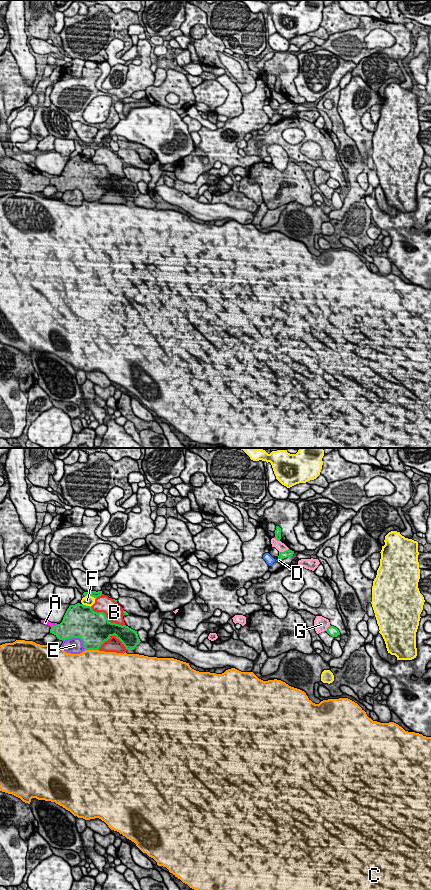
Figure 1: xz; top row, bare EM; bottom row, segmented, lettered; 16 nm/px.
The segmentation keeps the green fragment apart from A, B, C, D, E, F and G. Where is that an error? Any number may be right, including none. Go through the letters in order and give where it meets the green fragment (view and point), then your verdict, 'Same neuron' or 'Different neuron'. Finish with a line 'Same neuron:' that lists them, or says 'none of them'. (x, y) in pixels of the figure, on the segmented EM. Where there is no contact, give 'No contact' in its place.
A: Touches green at xz (54, 626). Different neuron
B: Touches green at xz (106, 617). Different neuron
C: Touches green at xz (91, 649). Different neuron
D: Touches green at xz (280, 558). Same neuron
E: Touches green at xz (76, 637). Different neuron
F: Touches green at xz (90, 595). Different neuron
G: Touches green at xz (284, 551). Different neuron
Same neuron: D

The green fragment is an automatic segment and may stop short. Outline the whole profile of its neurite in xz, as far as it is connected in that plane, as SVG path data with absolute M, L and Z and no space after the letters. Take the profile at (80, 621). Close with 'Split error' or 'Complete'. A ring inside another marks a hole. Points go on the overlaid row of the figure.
M80 603L70 605L62 622L52 626L50 633L62 641L80 638L85 650L98 650L114 635L127 650L134 650L141 642L137 631L126 625L111 623L105 613L94 612L90 606Z. Complete

